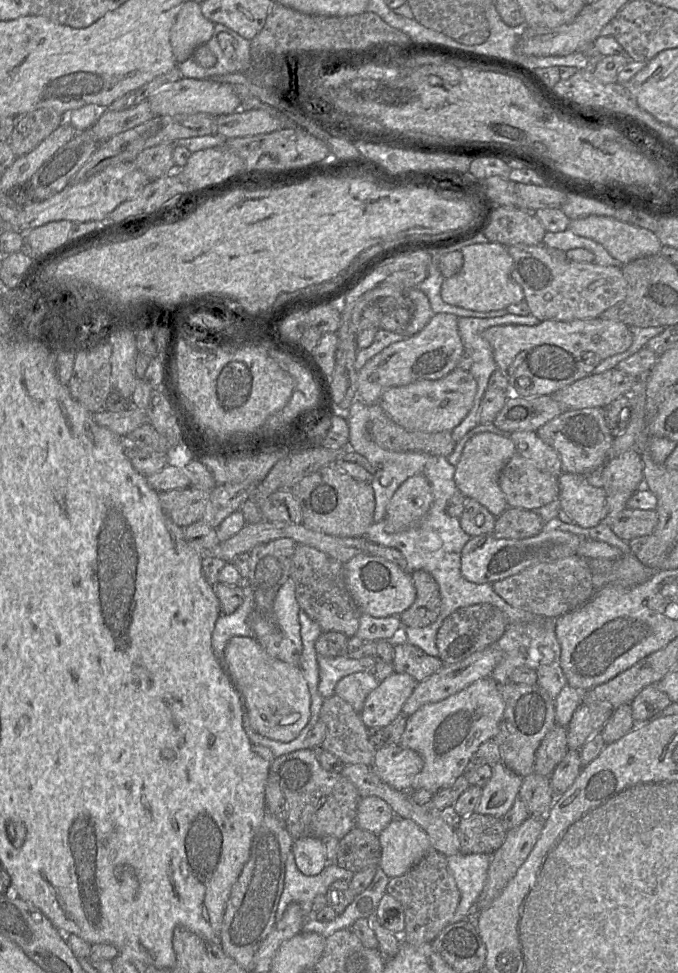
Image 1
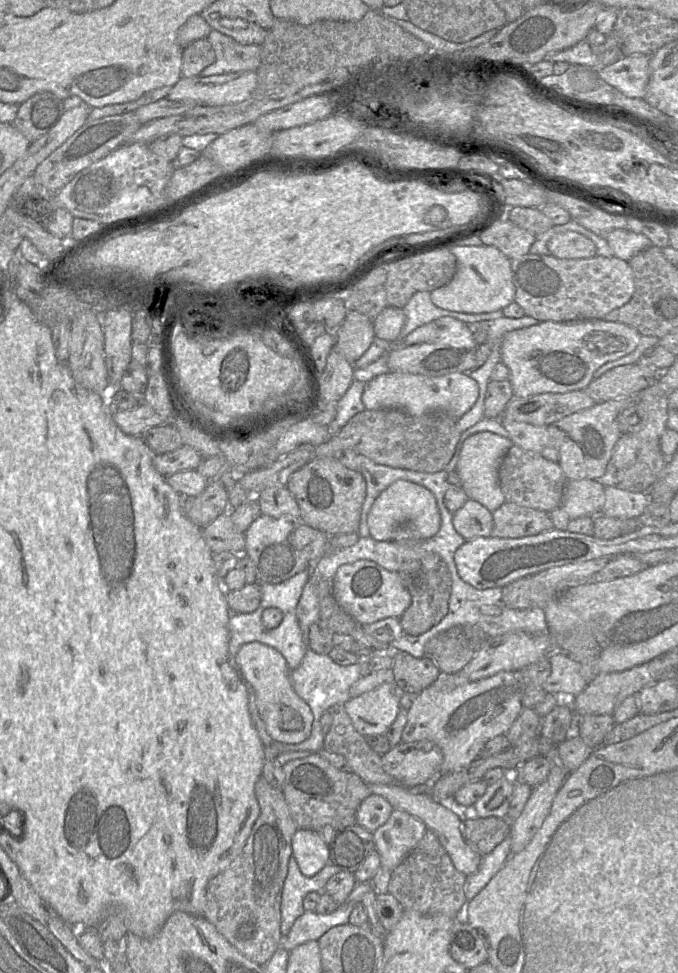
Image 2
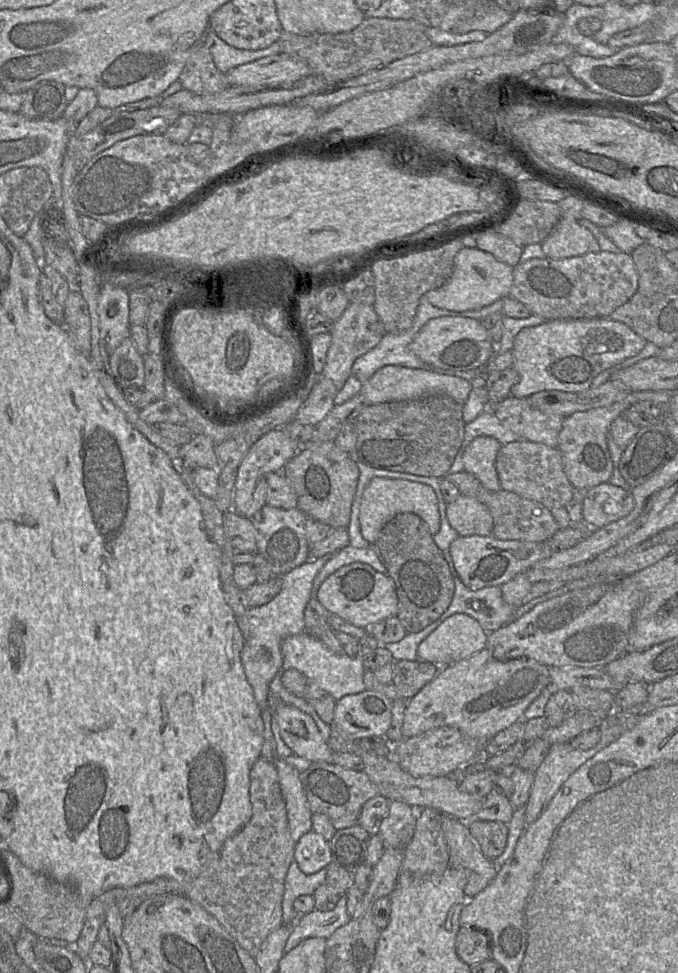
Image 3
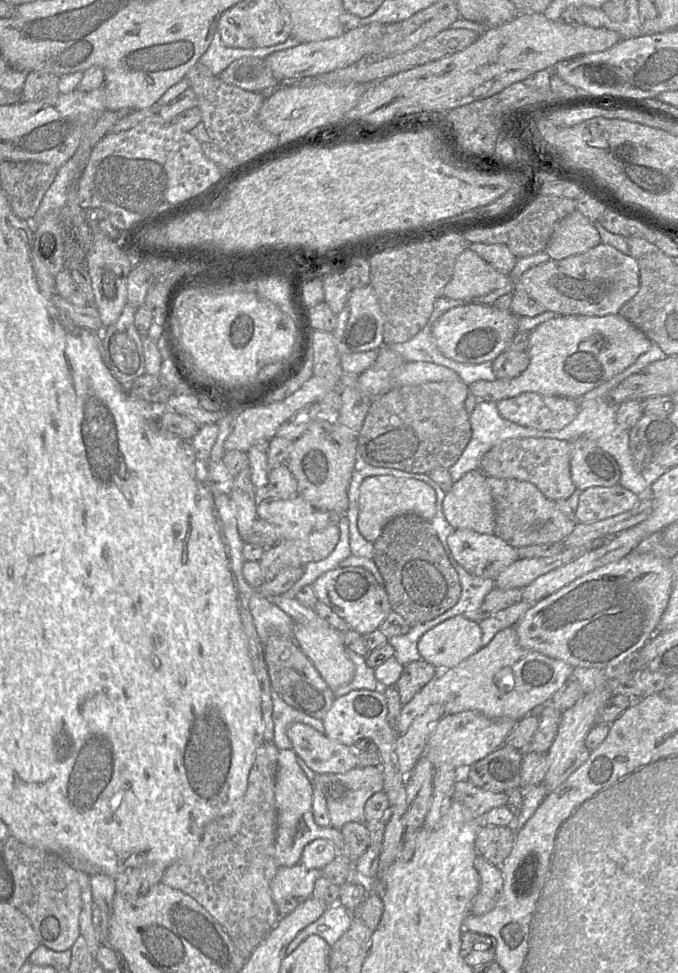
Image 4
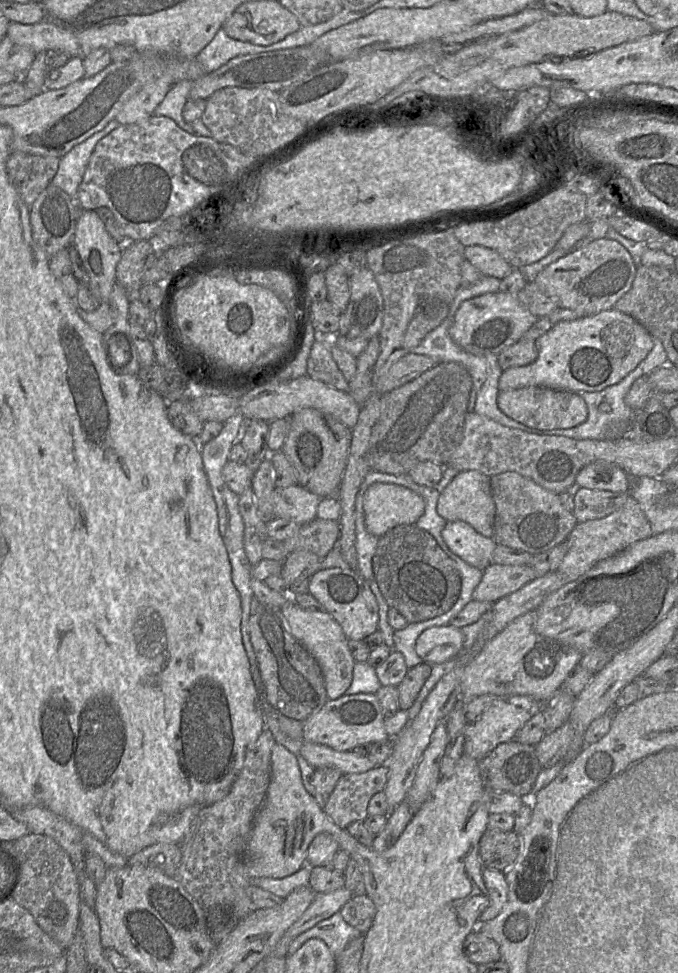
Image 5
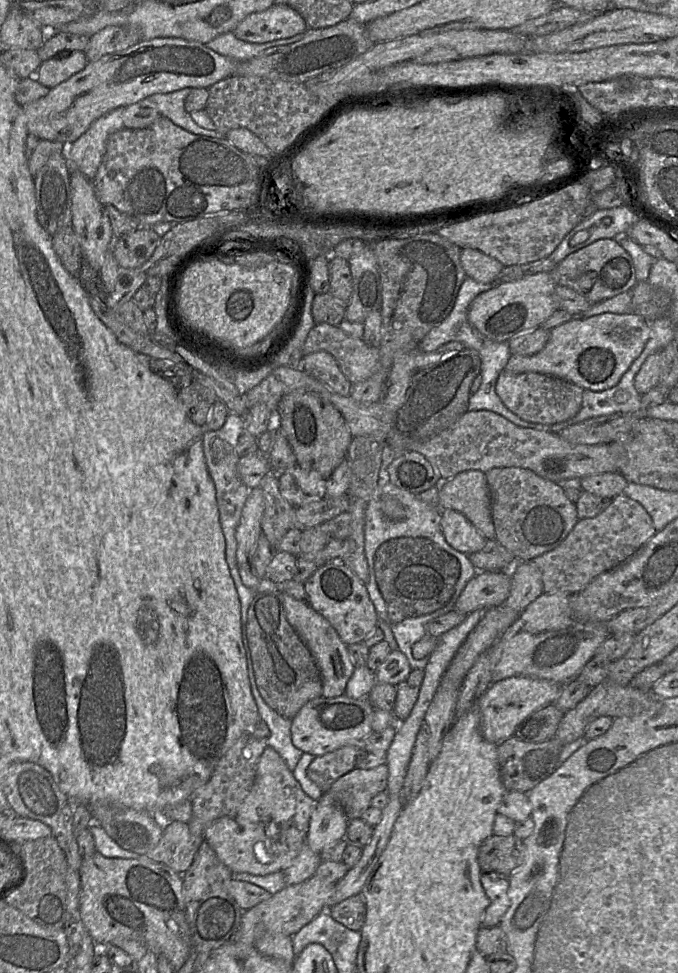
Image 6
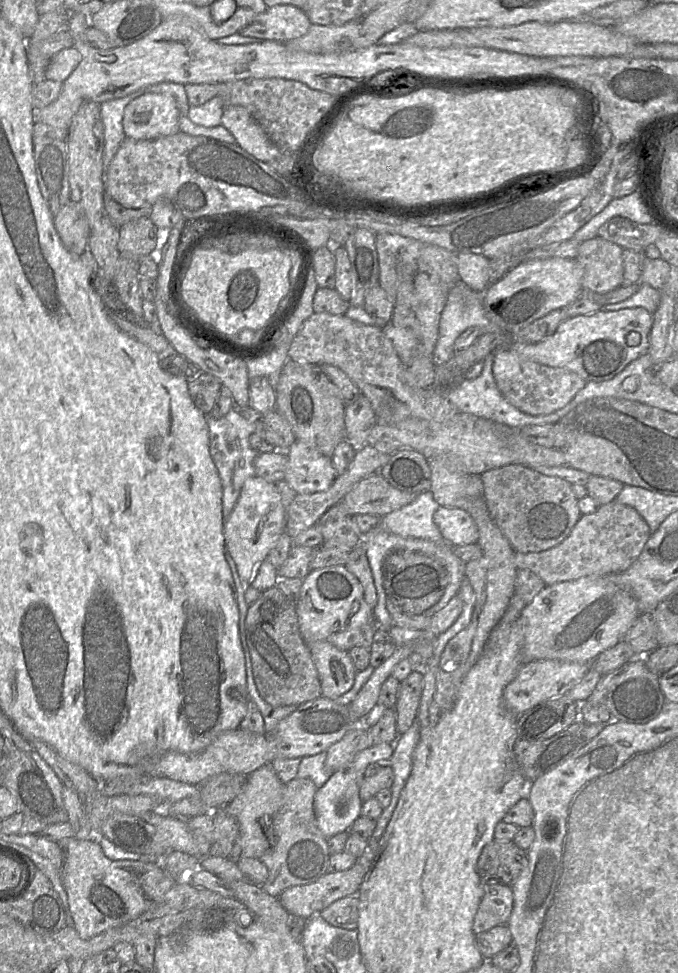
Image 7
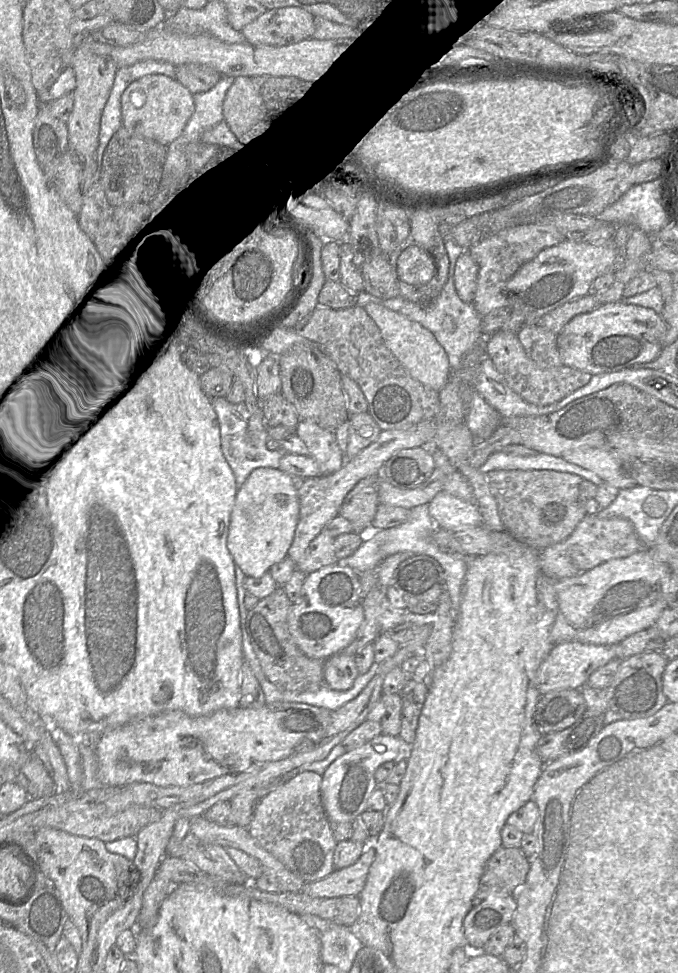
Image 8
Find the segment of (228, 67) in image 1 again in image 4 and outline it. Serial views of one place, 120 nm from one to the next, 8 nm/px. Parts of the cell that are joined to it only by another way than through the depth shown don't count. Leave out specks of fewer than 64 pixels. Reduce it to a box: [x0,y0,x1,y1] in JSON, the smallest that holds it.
[198,29,301,76]

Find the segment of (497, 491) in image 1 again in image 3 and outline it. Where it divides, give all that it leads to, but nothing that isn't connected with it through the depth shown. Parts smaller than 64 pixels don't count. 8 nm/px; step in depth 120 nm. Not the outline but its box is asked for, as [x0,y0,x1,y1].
[463,436,502,491]

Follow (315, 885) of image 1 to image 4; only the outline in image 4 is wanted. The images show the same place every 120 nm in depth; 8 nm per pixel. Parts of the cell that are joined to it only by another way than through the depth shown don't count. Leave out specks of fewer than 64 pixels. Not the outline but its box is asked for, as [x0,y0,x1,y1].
[270,862,320,904]

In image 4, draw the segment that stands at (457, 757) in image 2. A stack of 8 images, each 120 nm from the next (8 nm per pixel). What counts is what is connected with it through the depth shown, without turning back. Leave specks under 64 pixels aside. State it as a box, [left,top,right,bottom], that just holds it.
[396,627,574,735]

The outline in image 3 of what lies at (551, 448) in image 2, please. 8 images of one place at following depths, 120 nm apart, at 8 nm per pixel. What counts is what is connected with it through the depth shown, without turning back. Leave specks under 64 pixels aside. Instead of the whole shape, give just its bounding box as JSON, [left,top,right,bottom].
[492,396,564,448]

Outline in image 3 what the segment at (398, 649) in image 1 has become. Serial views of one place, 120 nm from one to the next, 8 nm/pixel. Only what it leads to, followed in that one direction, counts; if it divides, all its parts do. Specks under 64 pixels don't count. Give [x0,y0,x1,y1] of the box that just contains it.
[392,660,438,700]

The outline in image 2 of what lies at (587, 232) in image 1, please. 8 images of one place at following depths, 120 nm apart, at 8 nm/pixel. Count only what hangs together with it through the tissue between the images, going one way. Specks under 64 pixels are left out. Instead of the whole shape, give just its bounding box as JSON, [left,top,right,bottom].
[599,229,653,261]

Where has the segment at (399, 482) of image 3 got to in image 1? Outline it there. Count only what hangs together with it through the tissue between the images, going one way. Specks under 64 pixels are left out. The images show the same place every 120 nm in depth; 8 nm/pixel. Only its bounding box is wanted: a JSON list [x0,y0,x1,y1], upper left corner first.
[385,474,432,533]

